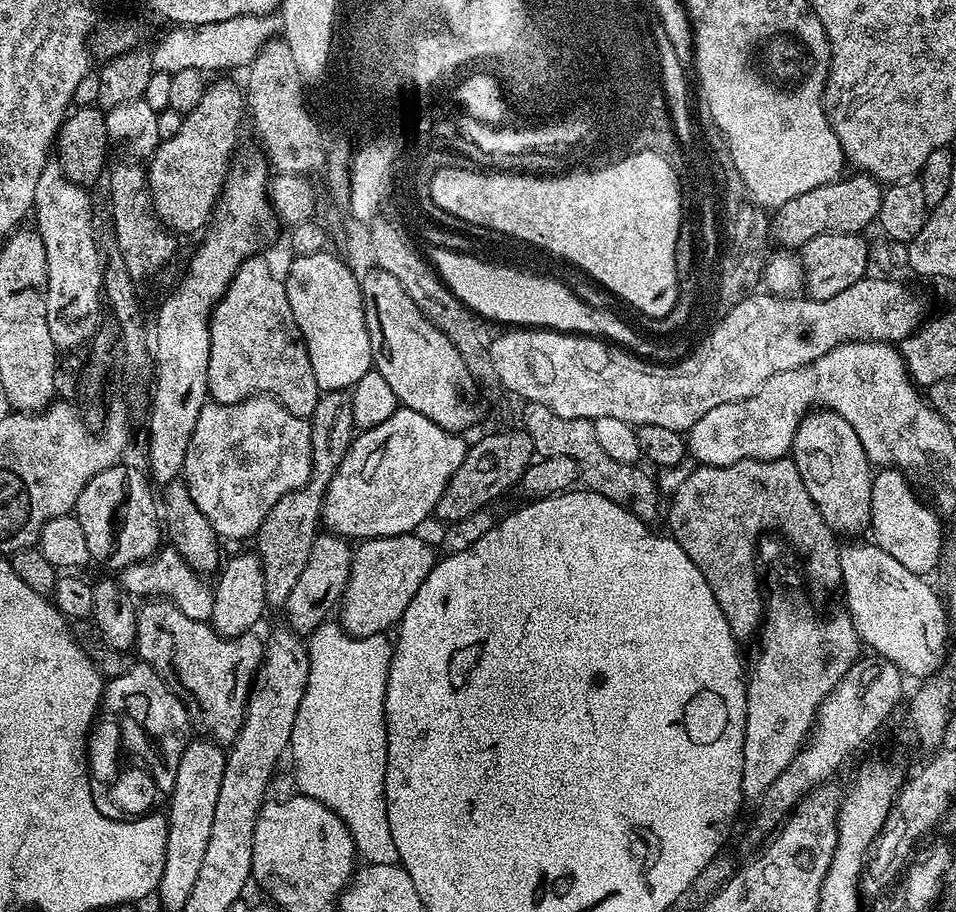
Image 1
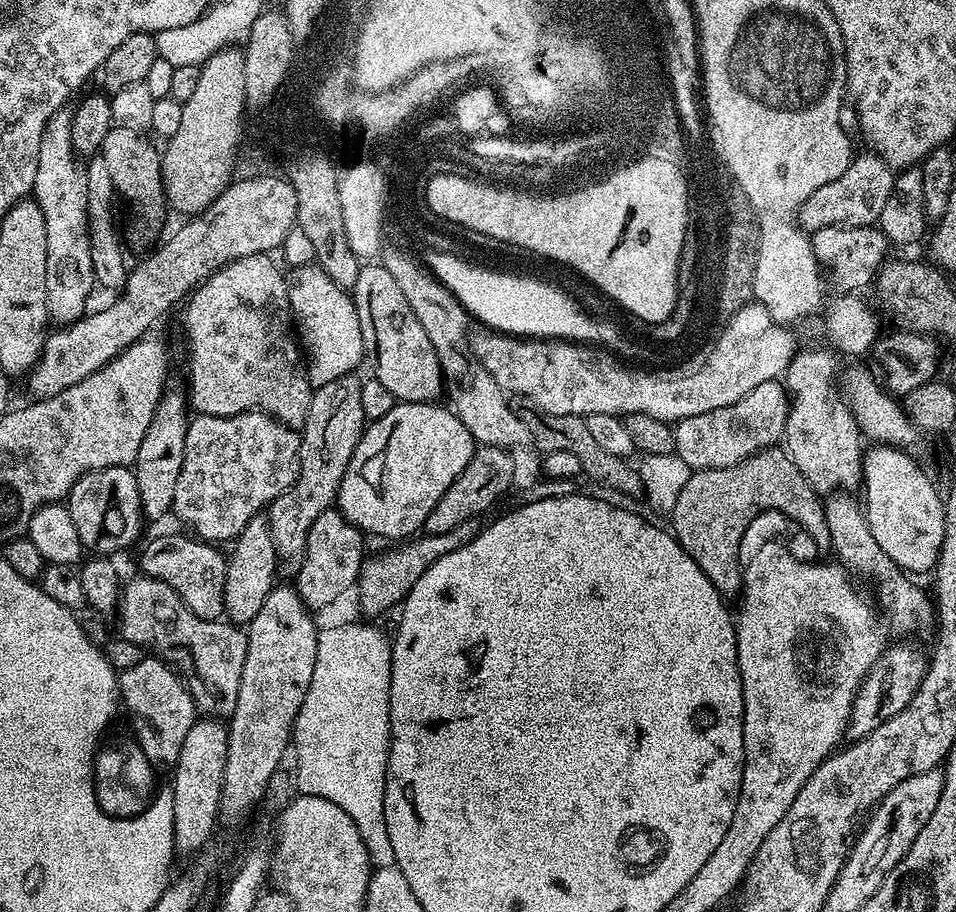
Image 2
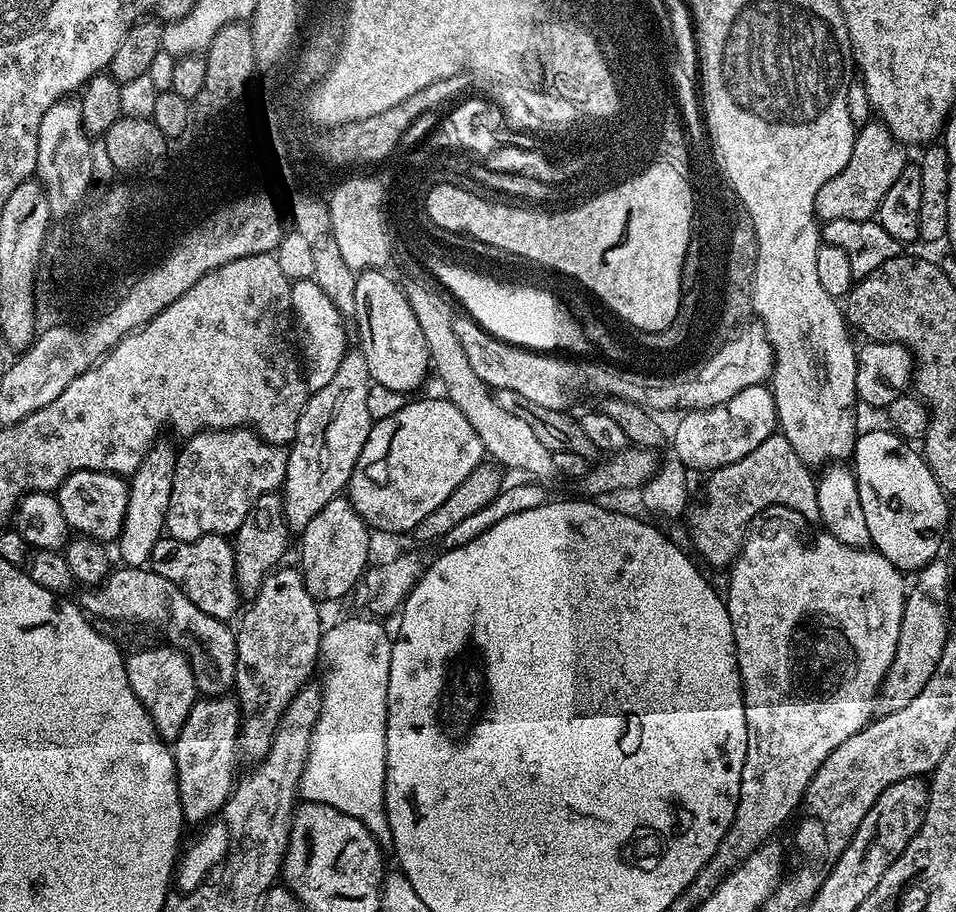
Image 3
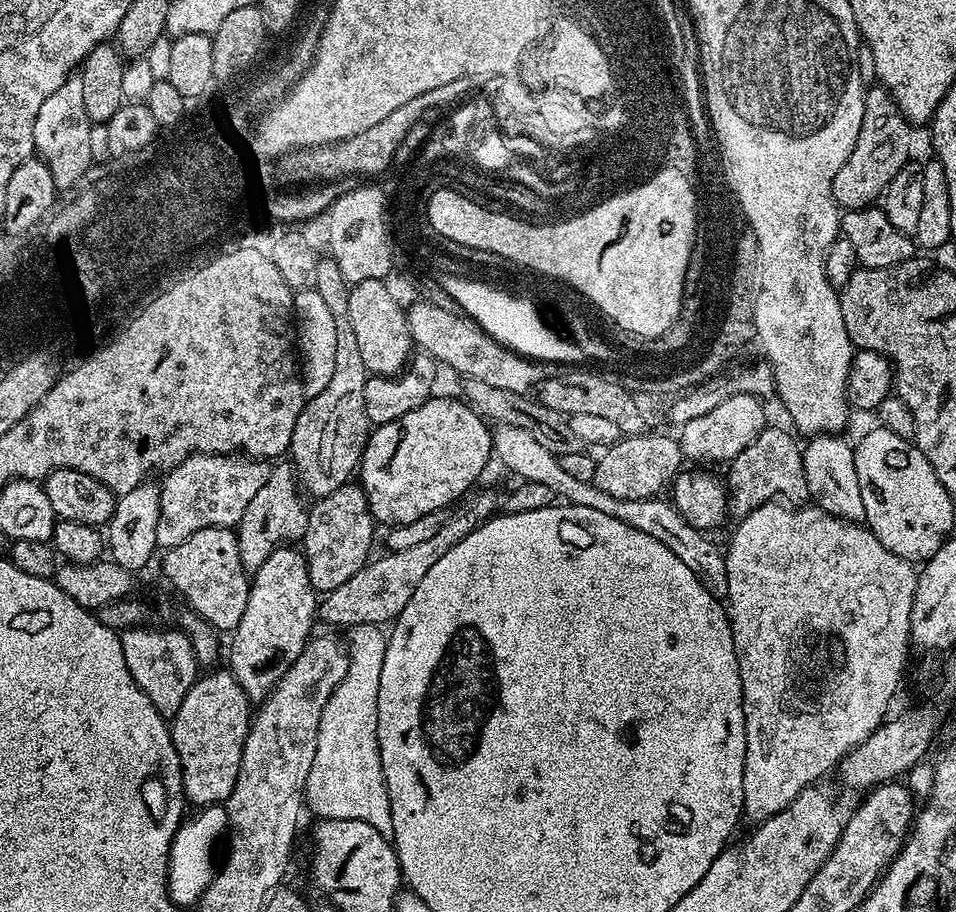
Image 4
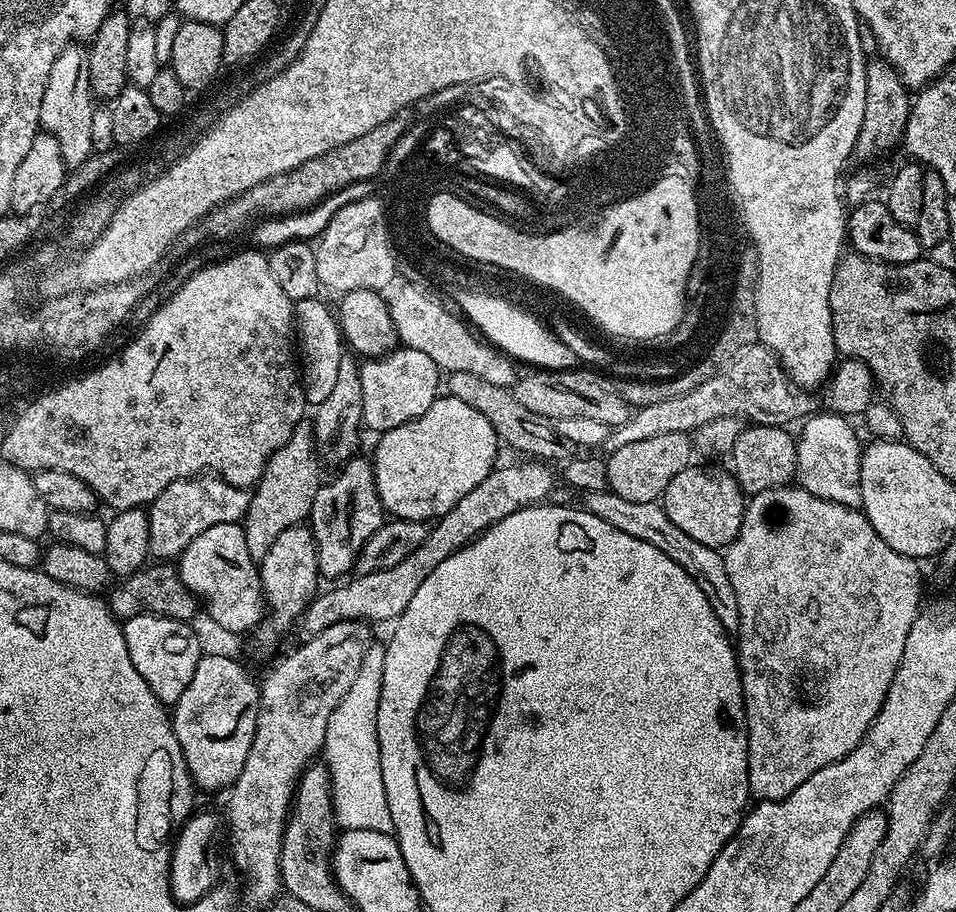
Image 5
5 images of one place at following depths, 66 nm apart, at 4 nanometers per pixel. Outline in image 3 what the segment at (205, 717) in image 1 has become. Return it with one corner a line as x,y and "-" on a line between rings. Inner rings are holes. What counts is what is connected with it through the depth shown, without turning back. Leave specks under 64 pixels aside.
127,566
113,567
108,577
98,585
88,586
78,597
78,603
89,617
101,616
104,620
129,620
132,624
145,624
165,636
171,647
183,652
192,661
192,673
196,679
197,689
204,694
224,694
236,683
236,634
227,623
218,618
210,618
210,614
202,614
170,578
162,578
162,574
153,572
151,567
129,568

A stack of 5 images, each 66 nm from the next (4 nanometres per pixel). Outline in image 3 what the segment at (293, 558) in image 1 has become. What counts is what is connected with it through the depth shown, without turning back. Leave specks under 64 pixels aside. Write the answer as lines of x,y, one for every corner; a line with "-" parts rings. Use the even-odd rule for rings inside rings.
352,346
330,382
326,382
322,390
309,395
298,418
296,436
287,449
288,465
282,485
282,503
284,520
289,529
305,528
310,518
326,506
326,502
347,489
350,474
354,474
354,466
358,466
358,454
362,454
362,446
366,446
366,438
370,438
374,423
366,402
366,394
370,394
373,382
366,358
359,347

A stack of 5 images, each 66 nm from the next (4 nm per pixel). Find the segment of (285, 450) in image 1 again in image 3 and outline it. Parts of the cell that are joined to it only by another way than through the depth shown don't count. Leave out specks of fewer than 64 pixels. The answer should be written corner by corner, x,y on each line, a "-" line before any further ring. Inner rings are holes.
247,426
196,432
187,437
183,444
184,449
181,447
176,453
170,510
164,523
171,539
194,542
203,536
231,537
238,530
238,526
242,526
242,518
250,514
250,506
254,506
258,498
276,492
283,485
288,465
287,451
281,445
267,444
257,432

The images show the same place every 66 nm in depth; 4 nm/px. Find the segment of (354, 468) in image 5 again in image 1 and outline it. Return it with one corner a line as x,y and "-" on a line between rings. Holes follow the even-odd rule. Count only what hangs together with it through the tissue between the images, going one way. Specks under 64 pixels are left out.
325,531
317,535
314,546
310,546
310,558
306,558
306,567
298,582
294,582
294,590
290,590
290,598
283,606
292,619
291,627
300,634
310,634
319,624
325,623
328,616
341,603
344,587
347,586
350,574
353,545
345,537
334,532

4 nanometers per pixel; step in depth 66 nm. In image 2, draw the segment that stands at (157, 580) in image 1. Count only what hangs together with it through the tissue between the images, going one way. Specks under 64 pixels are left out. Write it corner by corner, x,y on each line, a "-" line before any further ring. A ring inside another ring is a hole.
156,536
140,556
139,571
150,578
166,582
203,620
219,620
225,615
224,591
228,577
228,561
217,545
188,536

